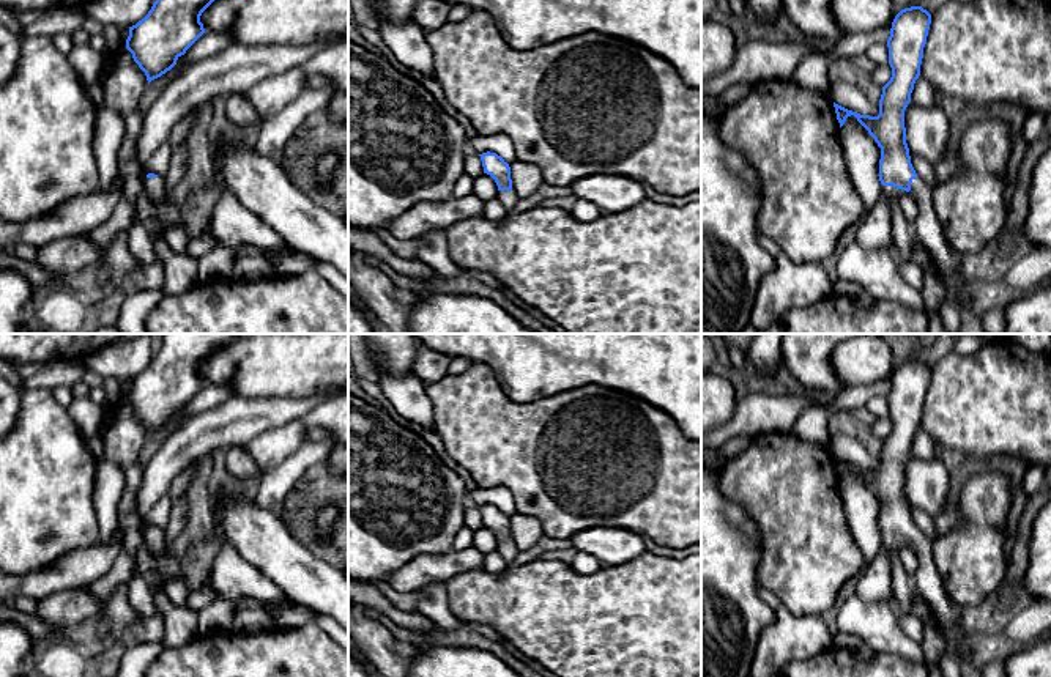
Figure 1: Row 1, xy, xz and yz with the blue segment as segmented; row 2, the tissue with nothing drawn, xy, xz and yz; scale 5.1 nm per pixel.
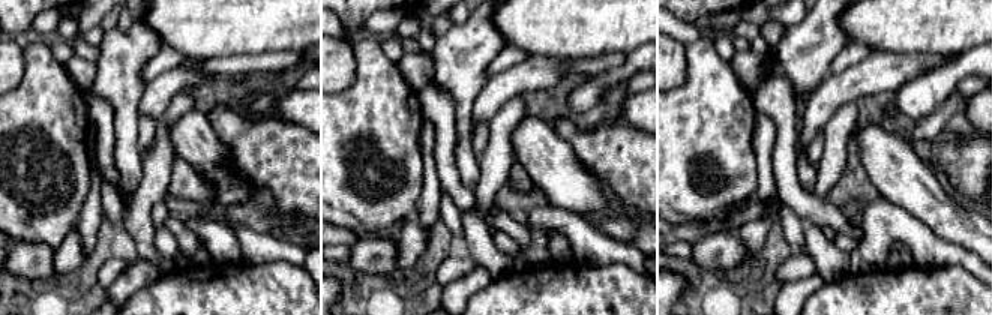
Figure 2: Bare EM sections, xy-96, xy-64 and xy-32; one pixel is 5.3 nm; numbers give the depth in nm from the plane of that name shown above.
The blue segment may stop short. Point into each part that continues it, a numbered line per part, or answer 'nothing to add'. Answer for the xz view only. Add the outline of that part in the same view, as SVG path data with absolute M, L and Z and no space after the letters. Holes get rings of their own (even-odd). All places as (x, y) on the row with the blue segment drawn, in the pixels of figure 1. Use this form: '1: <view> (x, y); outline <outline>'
1: xz (509, 199); outline M514 186L511 191L498 191L496 197L506 206L507 213L512 211L518 202L518 195L514 191Z

